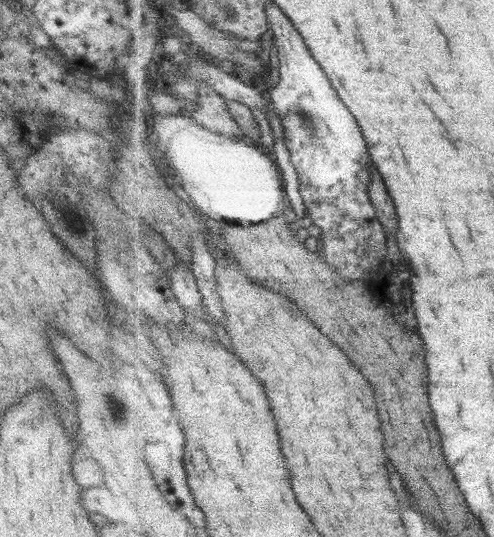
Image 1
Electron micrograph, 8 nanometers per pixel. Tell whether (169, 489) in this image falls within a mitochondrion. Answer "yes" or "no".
no

